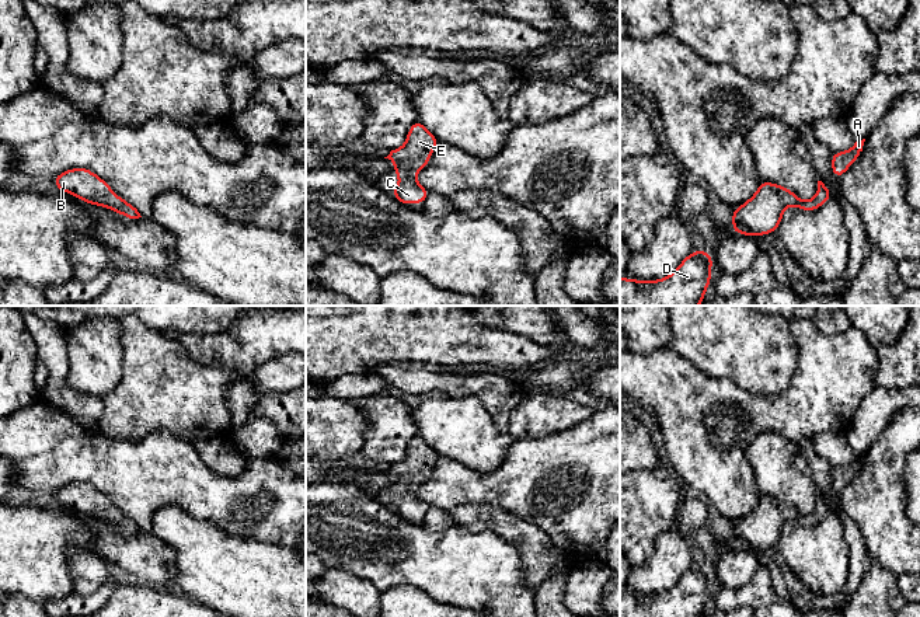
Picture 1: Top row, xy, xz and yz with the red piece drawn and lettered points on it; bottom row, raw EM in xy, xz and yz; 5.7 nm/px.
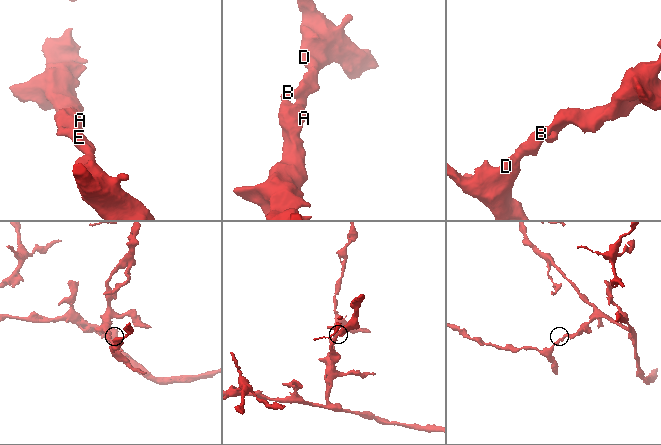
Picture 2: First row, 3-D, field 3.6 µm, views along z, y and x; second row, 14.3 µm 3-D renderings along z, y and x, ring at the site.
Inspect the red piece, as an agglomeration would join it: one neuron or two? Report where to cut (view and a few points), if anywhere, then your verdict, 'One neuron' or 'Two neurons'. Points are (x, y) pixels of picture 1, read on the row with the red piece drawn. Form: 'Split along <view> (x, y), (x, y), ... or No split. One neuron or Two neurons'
No split. One neuron

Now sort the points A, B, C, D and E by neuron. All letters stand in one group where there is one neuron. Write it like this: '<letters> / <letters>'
A B C D E

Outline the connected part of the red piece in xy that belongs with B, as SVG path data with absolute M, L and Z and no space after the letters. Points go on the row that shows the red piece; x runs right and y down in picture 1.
M72 168L53 178L58 189L97 206L105 206L129 219L142 217L136 208L116 196L111 187L87 168Z

